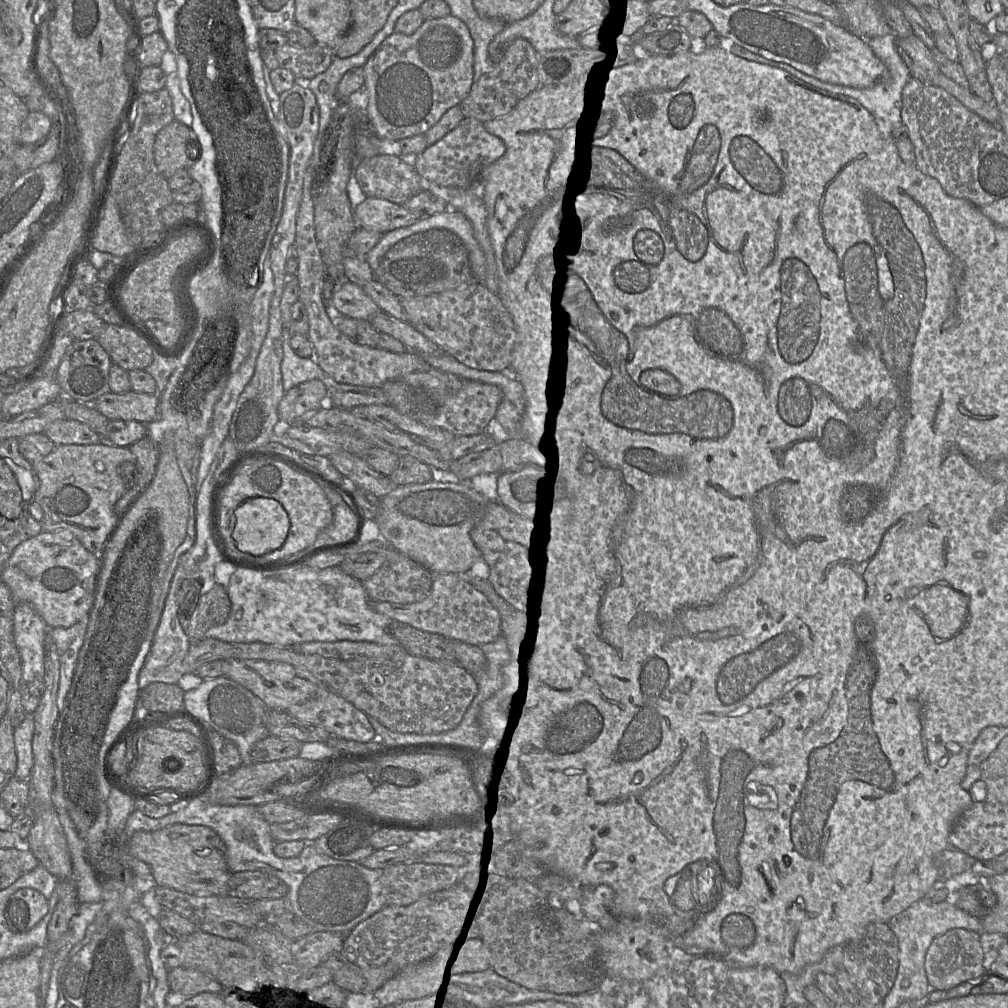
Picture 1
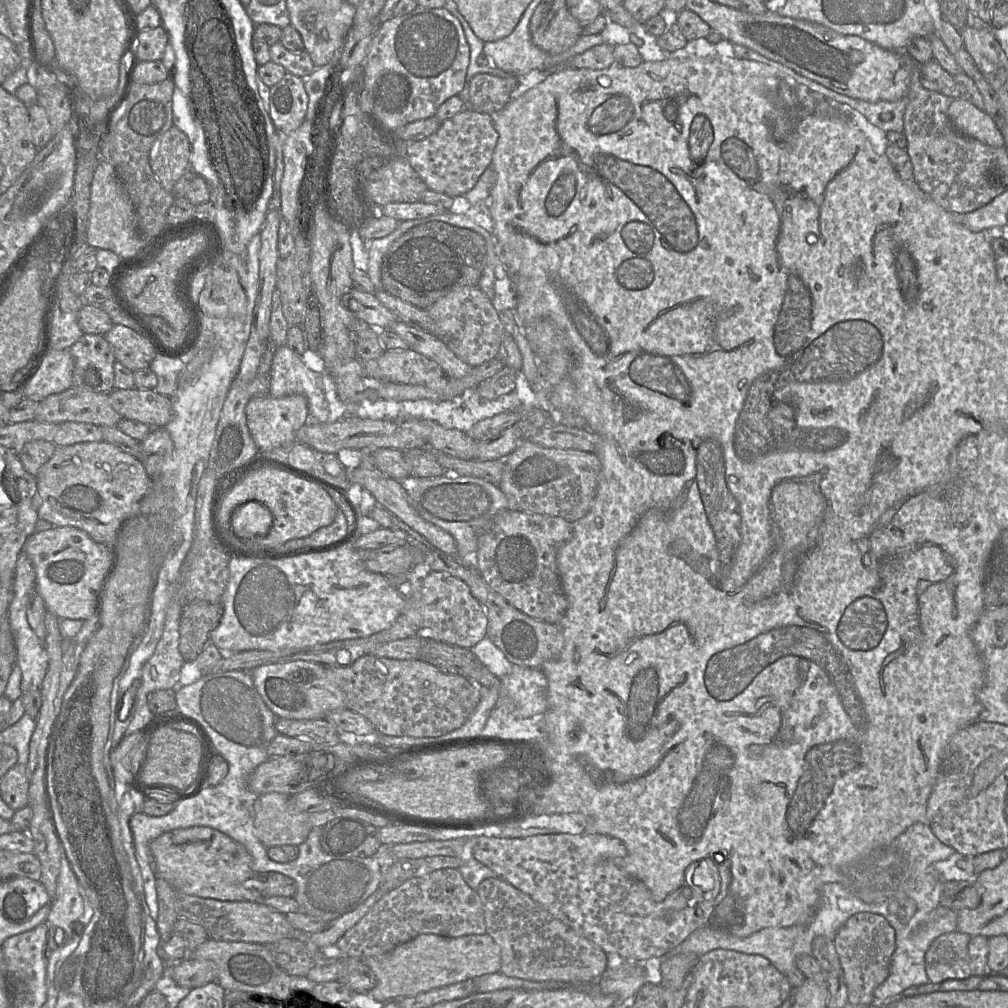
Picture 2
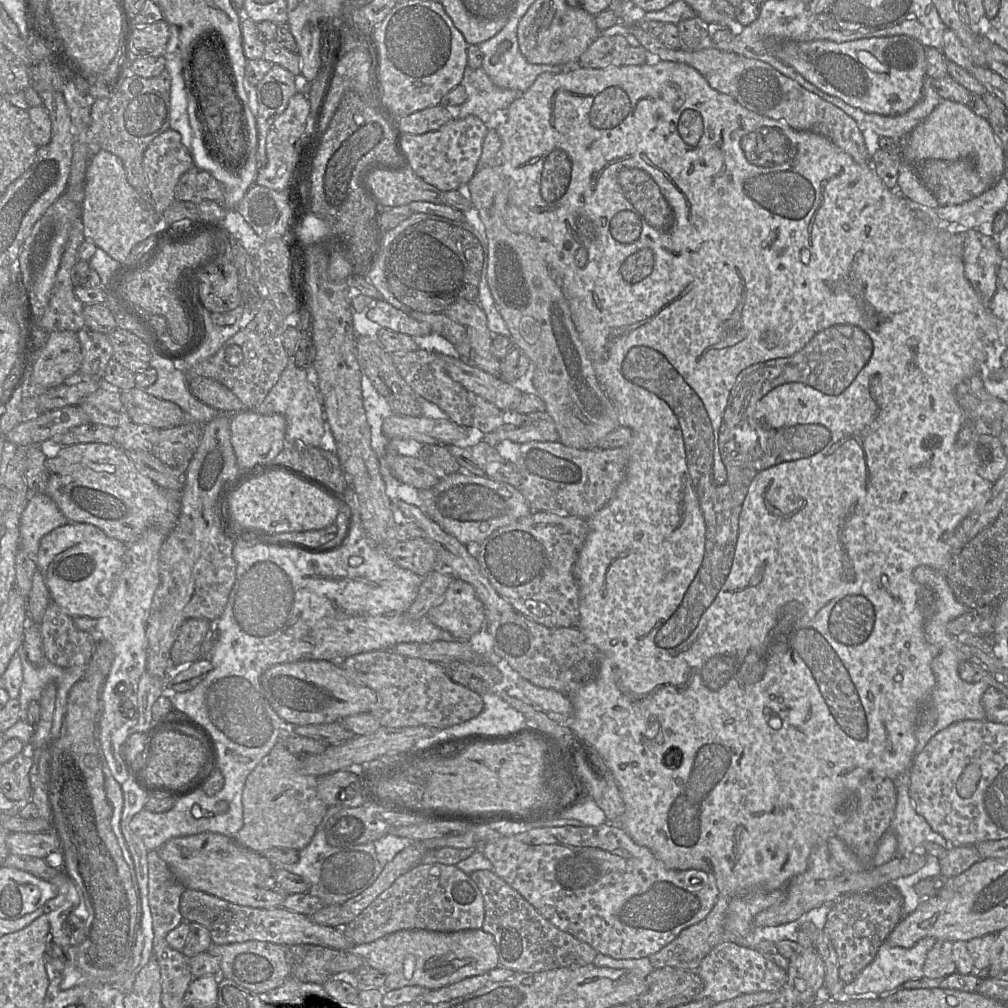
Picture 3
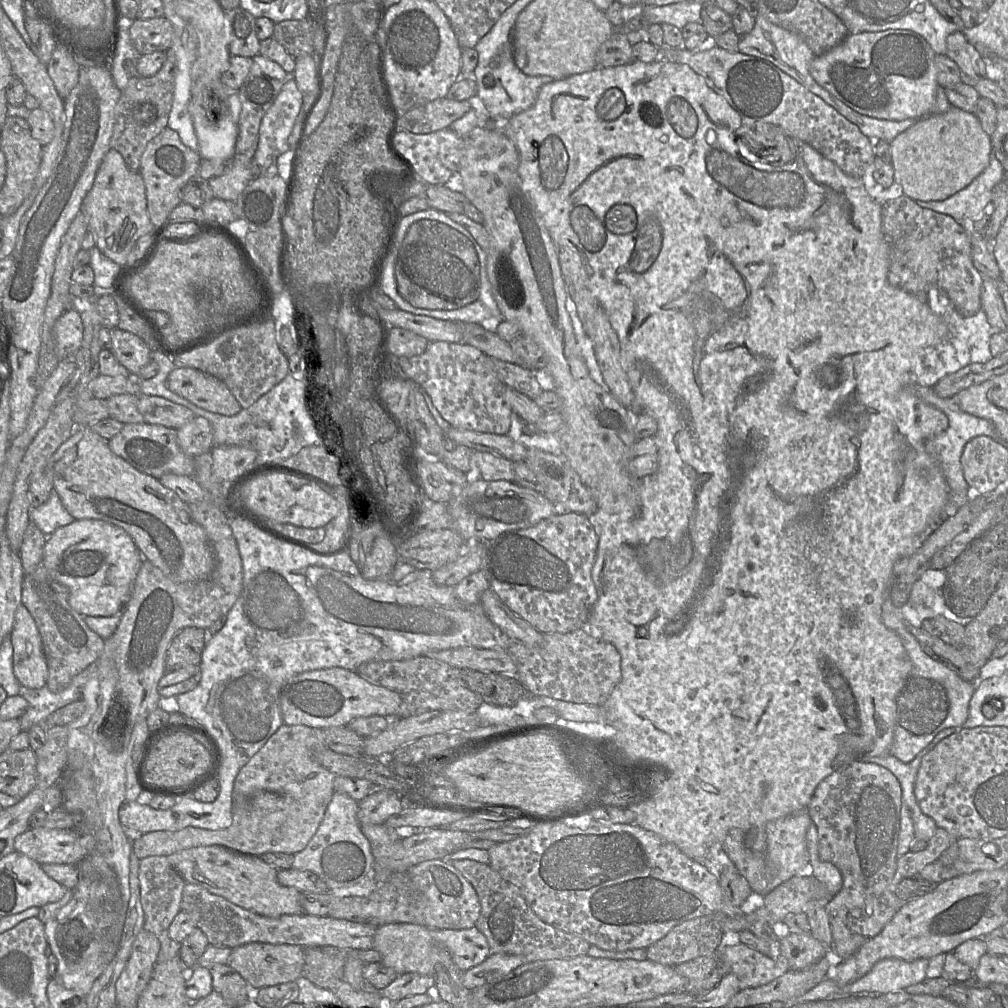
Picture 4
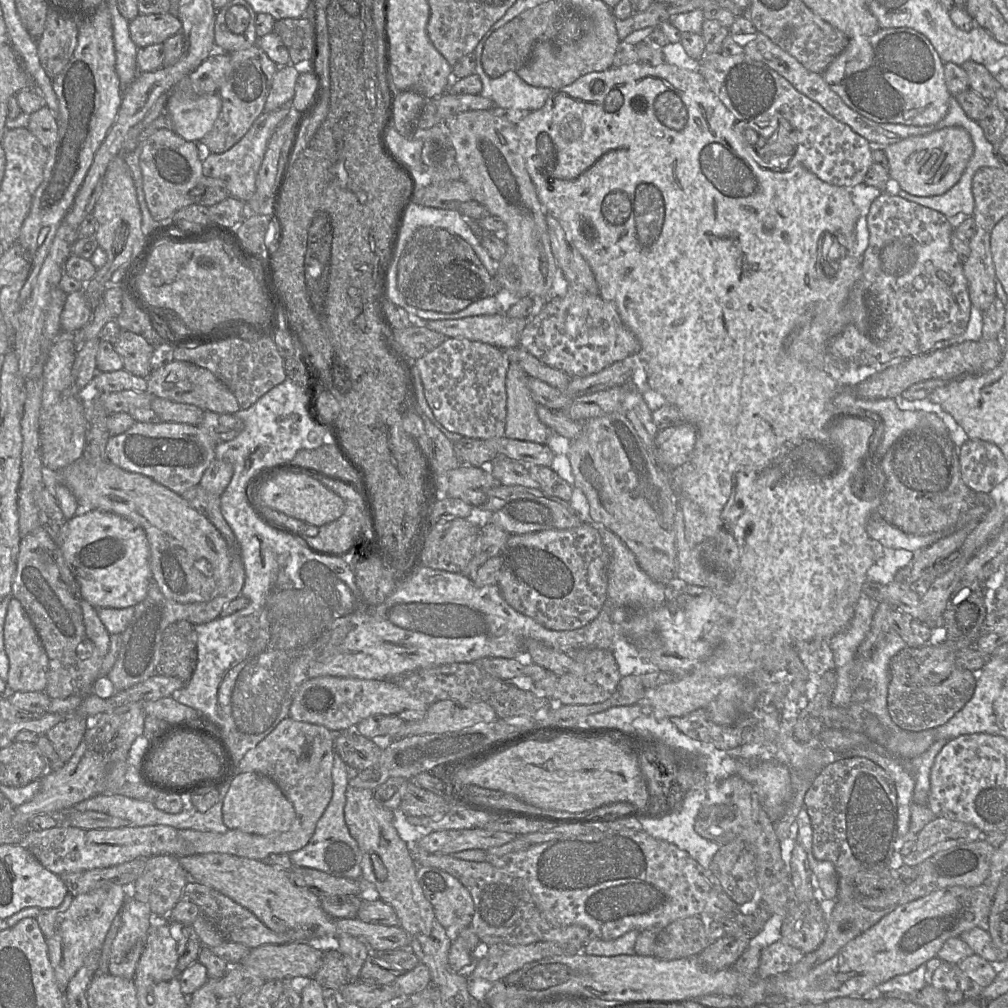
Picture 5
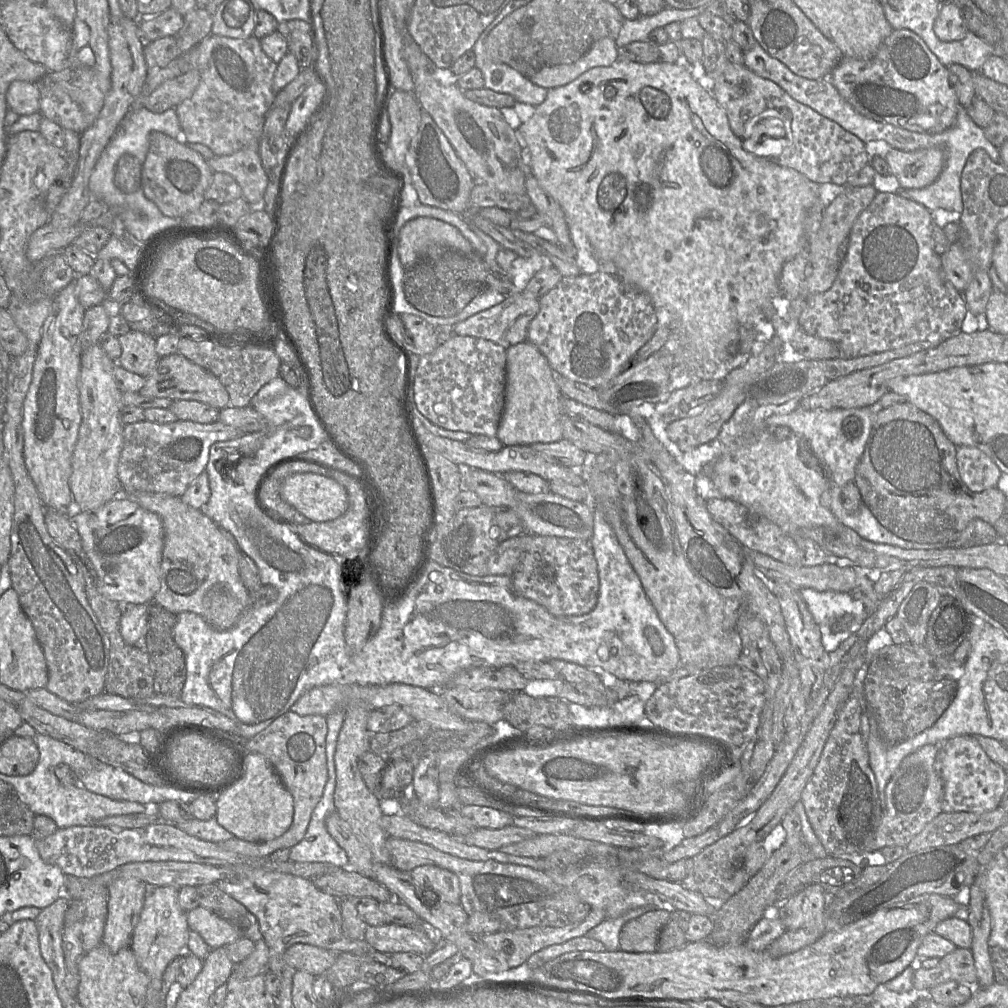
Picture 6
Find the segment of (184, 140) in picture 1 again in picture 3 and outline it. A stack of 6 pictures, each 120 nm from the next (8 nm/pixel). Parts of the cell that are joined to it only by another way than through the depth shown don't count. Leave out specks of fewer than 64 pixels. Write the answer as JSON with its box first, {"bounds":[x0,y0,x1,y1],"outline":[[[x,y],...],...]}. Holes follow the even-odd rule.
{"bounds":[143,128,194,220],"outline":[[[171,128],[152,140],[143,156],[143,169],[147,177],[148,198],[161,220],[161,215],[176,200],[175,187],[180,177],[194,168],[190,151],[183,145],[181,134]]]}

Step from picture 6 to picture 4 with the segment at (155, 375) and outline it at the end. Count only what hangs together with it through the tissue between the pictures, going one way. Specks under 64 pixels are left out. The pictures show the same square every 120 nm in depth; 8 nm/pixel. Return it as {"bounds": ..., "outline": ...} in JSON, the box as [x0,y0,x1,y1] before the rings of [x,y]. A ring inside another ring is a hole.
{"bounds":[167,367,242,416],"outline":[[[176,367],[167,378],[167,387],[196,406],[225,416],[242,410],[228,386],[220,379],[189,367]]]}

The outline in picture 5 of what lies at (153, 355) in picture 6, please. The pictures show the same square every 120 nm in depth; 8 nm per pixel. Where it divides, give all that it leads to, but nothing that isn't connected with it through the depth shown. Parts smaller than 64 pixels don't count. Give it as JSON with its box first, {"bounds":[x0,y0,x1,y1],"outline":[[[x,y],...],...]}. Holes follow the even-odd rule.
{"bounds":[113,330,154,378],"outline":[[[122,330],[113,345],[122,358],[123,369],[135,376],[148,378],[152,371],[150,359],[154,347],[144,337]]]}

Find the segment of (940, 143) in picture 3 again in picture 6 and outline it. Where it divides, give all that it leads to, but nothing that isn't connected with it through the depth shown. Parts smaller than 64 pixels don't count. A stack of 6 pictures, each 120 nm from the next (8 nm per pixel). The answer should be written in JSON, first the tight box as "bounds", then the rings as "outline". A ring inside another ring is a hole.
{"bounds":[885,148,944,189],"outline":[[[939,148],[917,151],[891,149],[885,156],[891,174],[901,188],[917,189],[933,183],[944,165],[944,153]]]}

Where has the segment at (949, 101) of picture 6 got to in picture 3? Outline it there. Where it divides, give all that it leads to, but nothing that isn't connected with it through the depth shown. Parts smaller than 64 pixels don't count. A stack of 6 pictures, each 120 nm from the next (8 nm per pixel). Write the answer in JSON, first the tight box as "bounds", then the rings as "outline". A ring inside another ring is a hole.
{"bounds":[776,35,927,116],"outline":[[[907,35],[862,38],[842,43],[829,40],[787,41],[778,46],[776,56],[823,92],[864,112],[885,116],[903,114],[917,104],[927,77],[925,46]]]}

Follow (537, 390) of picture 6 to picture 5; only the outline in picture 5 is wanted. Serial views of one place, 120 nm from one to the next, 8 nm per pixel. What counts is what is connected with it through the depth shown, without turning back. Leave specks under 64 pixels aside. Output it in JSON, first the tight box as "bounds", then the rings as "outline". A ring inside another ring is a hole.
{"bounds":[504,362,552,444],"outline":[[[509,362],[506,376],[506,426],[504,436],[510,439],[545,444],[552,431],[537,415],[538,404],[528,387],[529,376],[515,362]]]}

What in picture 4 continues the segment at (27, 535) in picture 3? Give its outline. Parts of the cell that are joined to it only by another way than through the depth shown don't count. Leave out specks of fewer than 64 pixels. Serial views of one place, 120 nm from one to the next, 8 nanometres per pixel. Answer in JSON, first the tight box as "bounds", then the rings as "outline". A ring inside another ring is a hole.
{"bounds":[29,489,76,536],"outline":[[[53,489],[45,503],[30,508],[29,520],[47,536],[76,519],[65,509],[58,493]]]}

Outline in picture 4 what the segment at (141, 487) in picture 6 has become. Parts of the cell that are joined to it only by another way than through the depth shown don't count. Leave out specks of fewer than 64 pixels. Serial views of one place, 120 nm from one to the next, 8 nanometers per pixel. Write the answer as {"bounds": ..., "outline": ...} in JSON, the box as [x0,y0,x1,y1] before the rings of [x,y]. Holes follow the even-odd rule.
{"bounds":[108,423,194,479],"outline":[[[148,423],[124,424],[123,429],[108,441],[111,451],[138,471],[160,479],[165,474],[193,476],[194,457],[183,452],[178,444],[177,429]]]}

